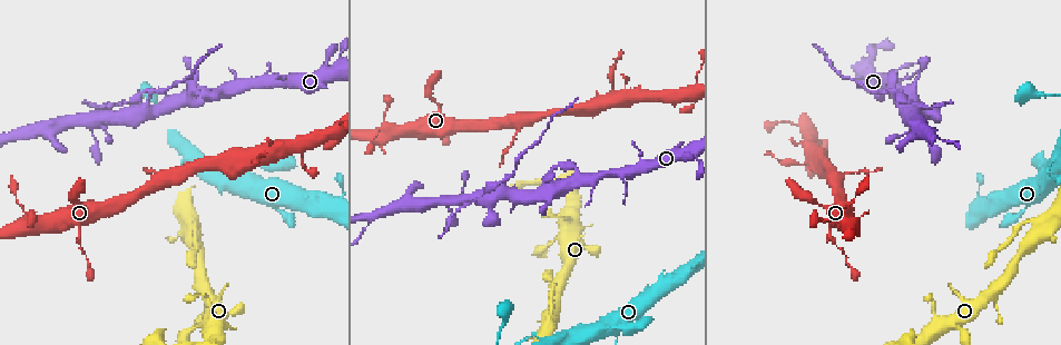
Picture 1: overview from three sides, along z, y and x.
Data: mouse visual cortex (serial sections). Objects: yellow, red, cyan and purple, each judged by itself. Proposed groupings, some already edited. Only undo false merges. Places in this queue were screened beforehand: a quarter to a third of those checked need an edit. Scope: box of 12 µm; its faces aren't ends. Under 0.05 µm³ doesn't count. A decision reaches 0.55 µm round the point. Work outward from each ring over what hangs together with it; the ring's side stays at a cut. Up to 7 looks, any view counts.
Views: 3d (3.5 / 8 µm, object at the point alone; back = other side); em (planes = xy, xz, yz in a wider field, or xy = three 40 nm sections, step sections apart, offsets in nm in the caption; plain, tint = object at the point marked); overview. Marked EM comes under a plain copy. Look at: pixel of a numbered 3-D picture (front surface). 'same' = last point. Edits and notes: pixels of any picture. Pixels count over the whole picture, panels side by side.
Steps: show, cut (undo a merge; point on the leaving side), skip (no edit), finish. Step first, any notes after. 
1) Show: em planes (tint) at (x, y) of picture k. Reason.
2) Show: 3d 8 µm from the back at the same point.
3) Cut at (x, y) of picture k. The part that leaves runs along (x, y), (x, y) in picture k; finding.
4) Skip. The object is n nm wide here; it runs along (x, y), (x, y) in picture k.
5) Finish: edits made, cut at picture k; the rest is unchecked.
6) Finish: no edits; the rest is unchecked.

Show: 3d 8 µm at (146, 105) of picture 1.

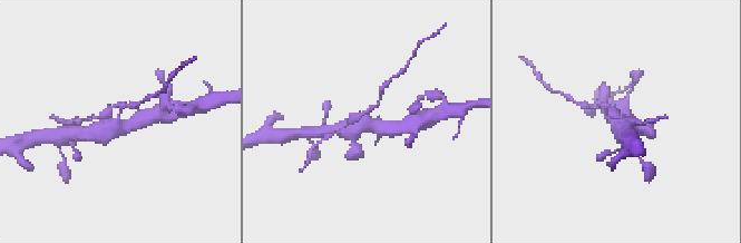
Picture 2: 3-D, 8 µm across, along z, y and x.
Show: 3d 3.5 µm at (117, 118) of picture 2.

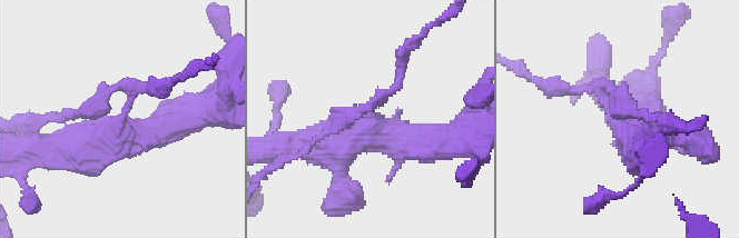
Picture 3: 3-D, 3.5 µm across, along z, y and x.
Show: em xy step 5 (tint) at (371, 112) of picture 3. Now the EM.

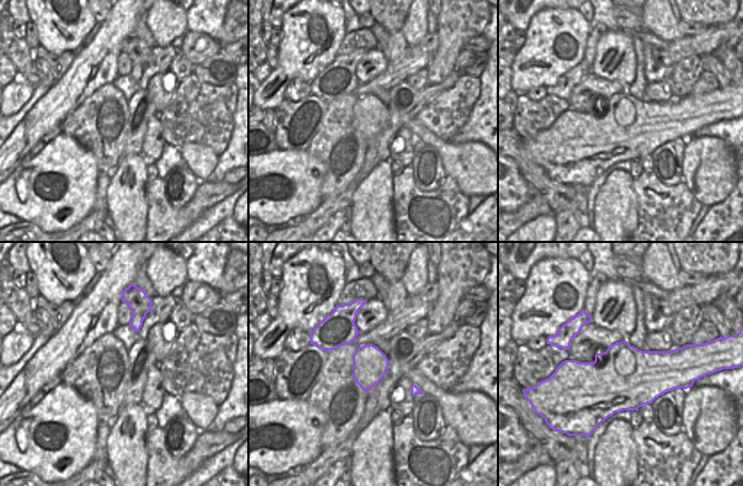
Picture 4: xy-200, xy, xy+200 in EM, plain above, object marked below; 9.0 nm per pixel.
Cut at (687, 126) of picture 3. The part that leaves runs along (376, 101), (400, 81), (403, 50), (431, 25) in picture 3; two cells meet here.

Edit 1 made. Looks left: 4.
Show: overview.

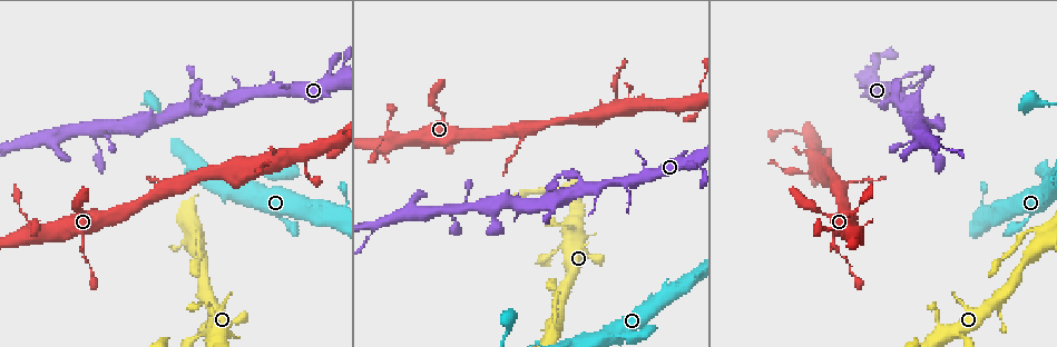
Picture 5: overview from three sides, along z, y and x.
Show: 3d 3.5 µm at (457, 225) of picture 5. Sudden change in width.

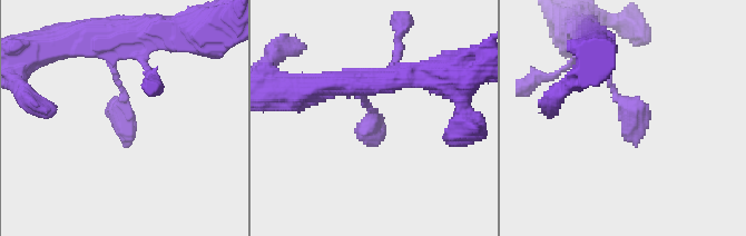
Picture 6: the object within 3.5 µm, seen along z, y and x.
Show: em planes (tint) at (626, 106) of picture 6. Shape alone is not enough.

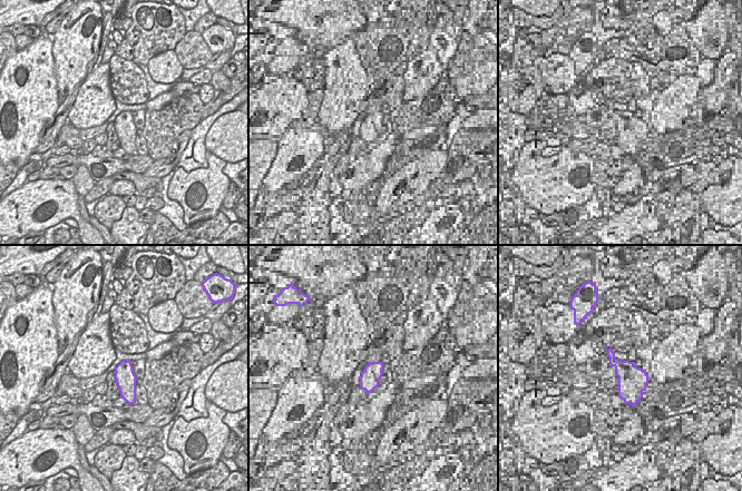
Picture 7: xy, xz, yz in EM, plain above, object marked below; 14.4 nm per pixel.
Skip. All the same cell.

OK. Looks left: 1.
Finish: edits made, cut at picture 3; the rest is unchecked.

